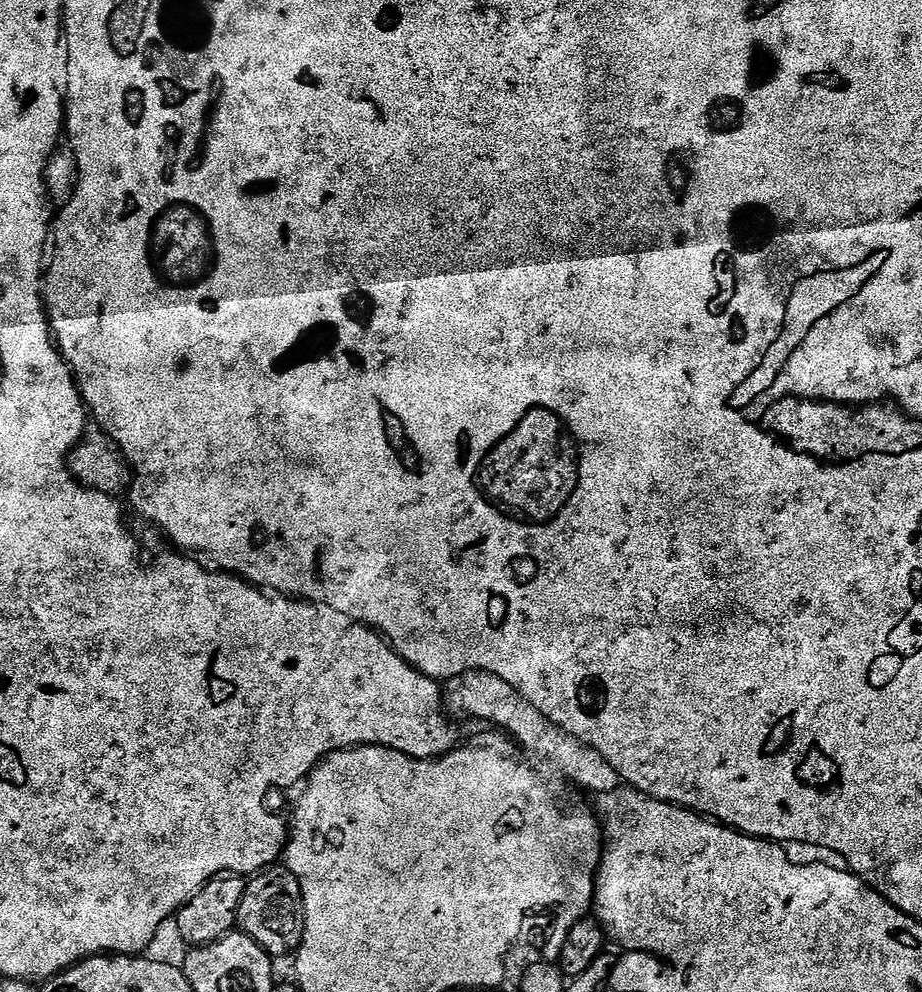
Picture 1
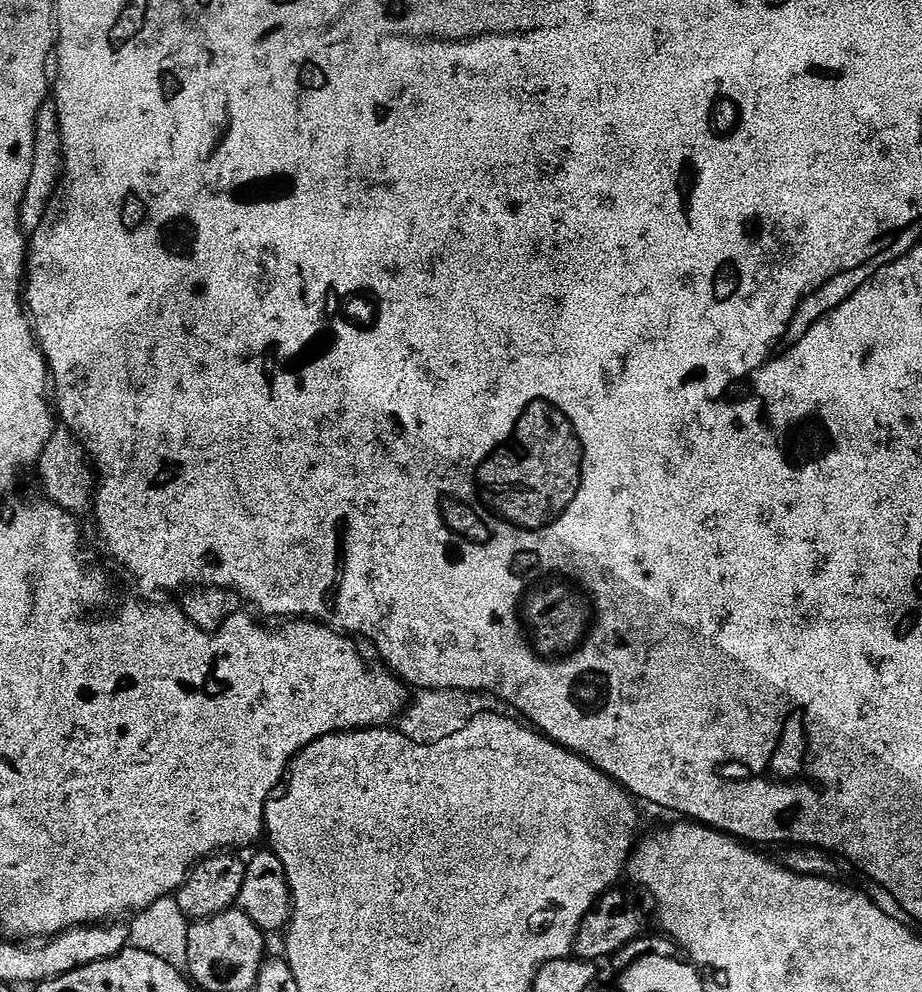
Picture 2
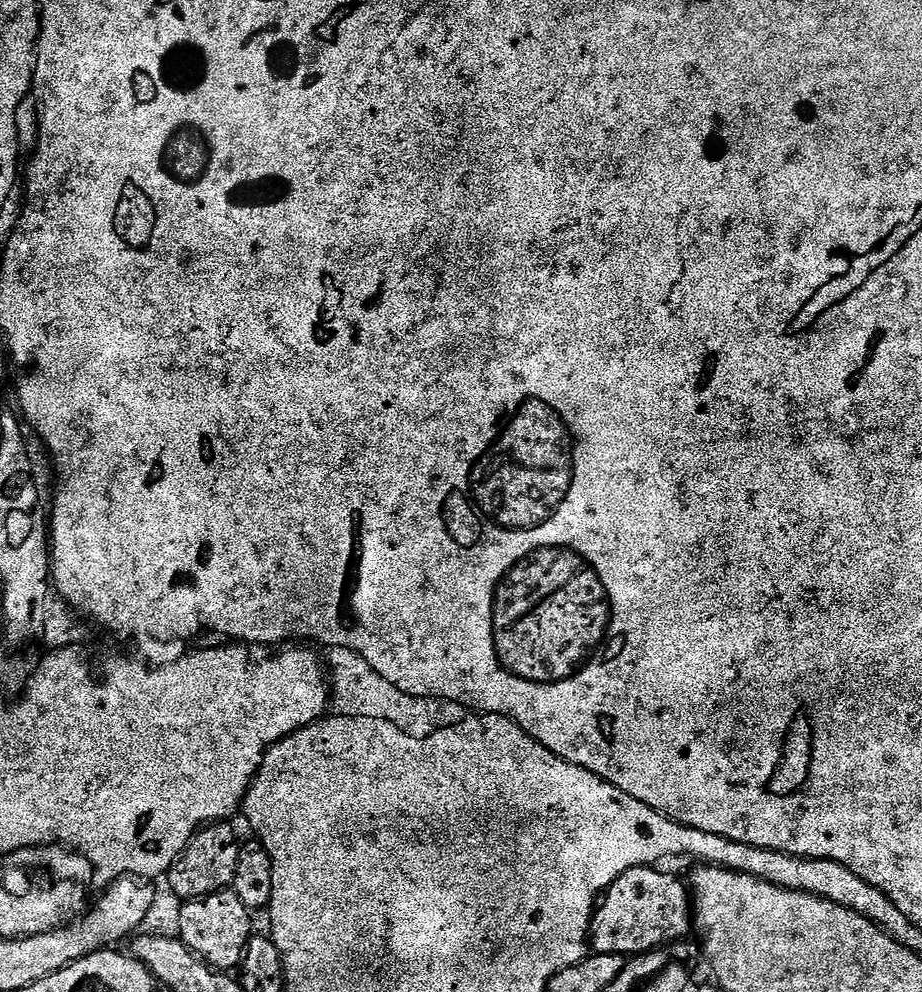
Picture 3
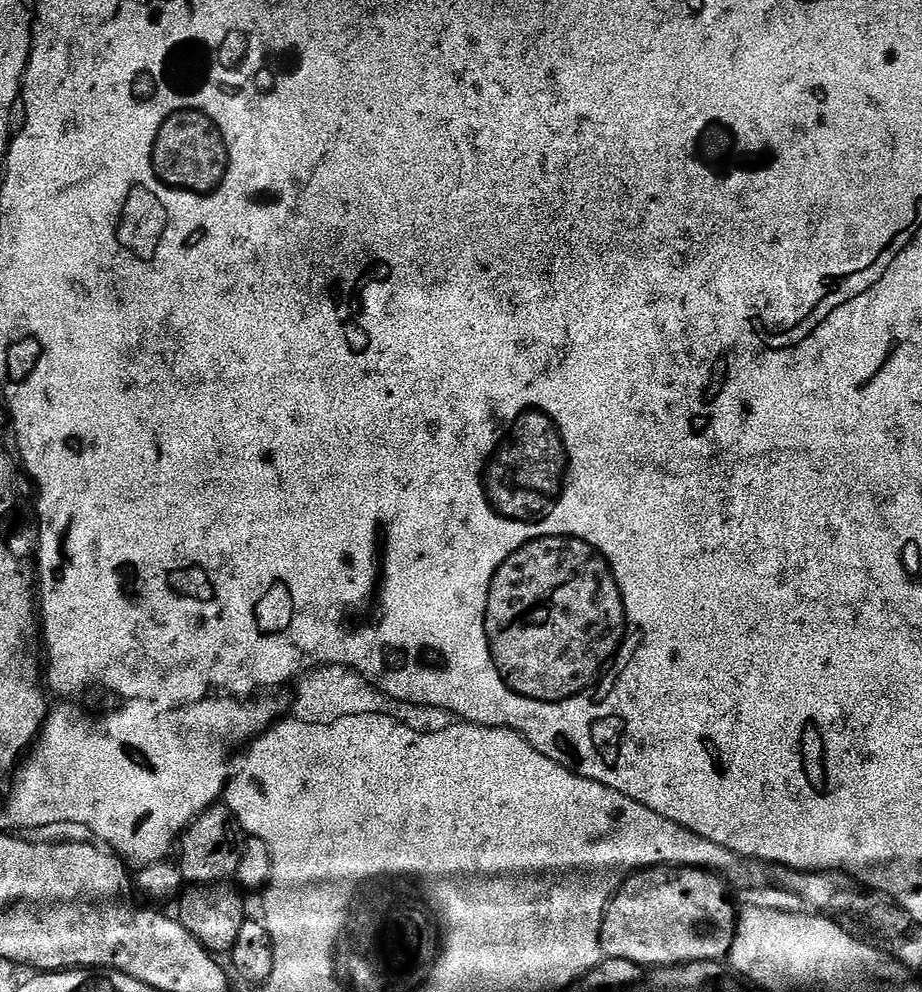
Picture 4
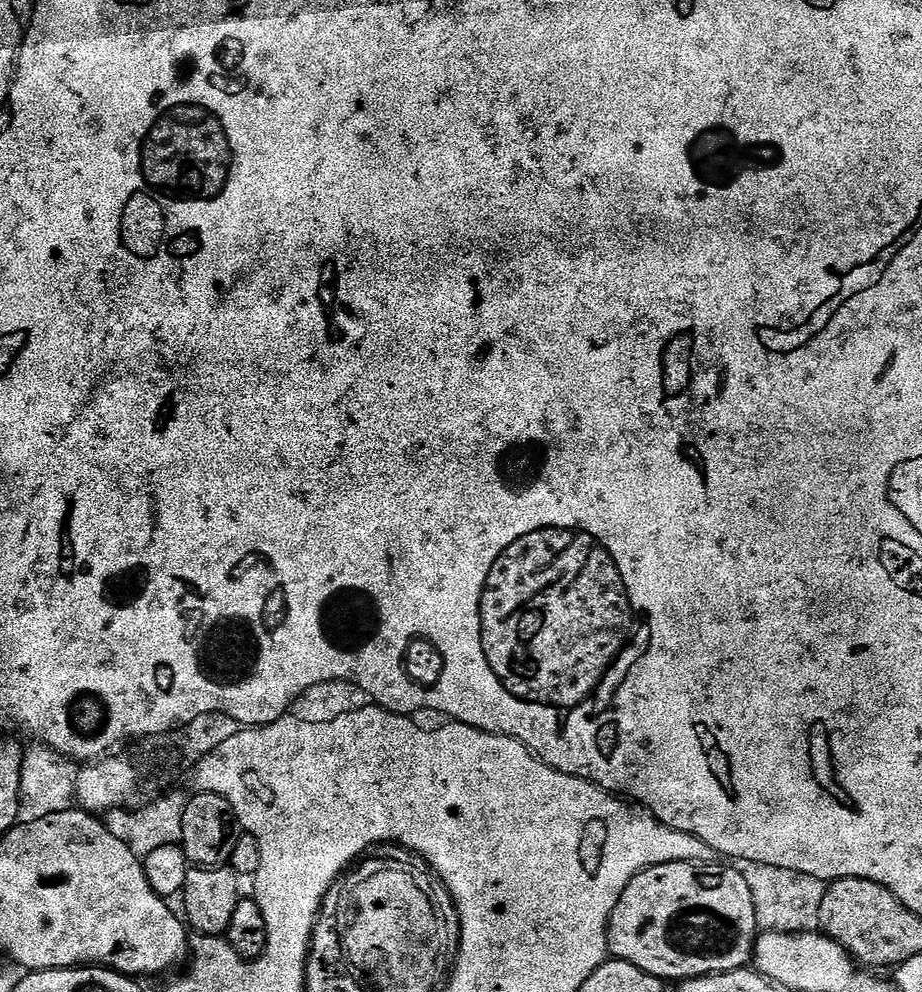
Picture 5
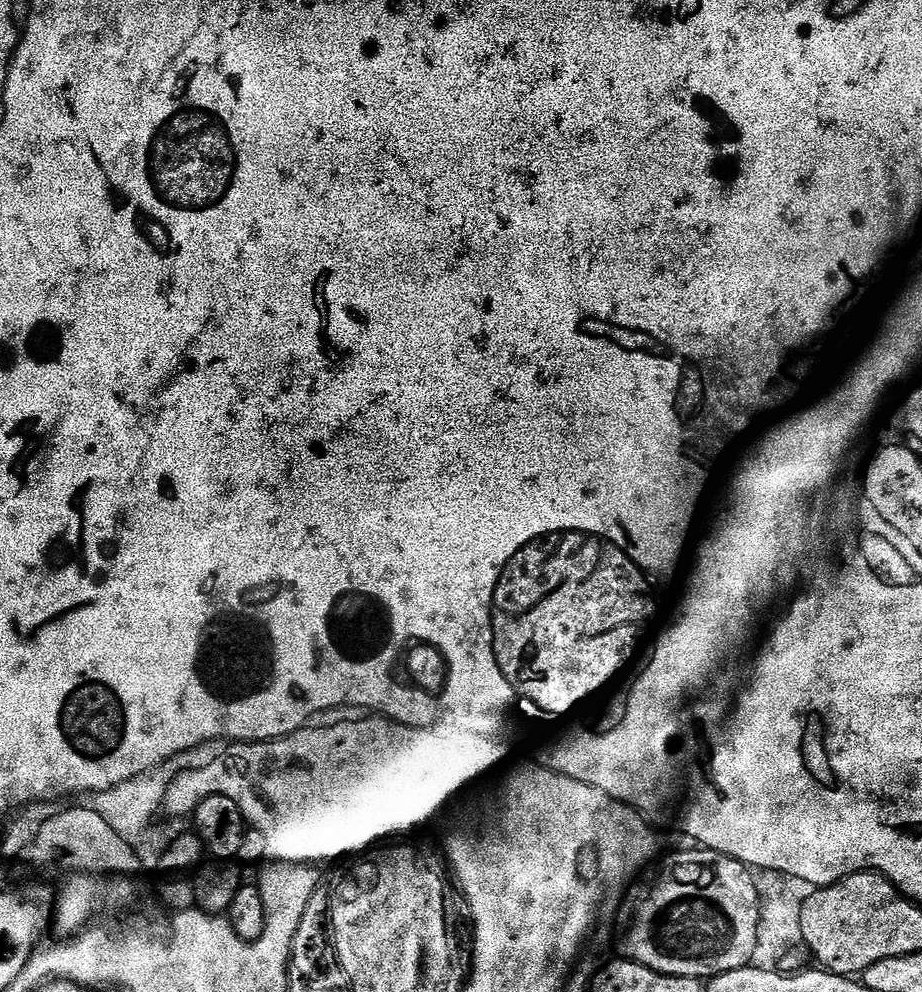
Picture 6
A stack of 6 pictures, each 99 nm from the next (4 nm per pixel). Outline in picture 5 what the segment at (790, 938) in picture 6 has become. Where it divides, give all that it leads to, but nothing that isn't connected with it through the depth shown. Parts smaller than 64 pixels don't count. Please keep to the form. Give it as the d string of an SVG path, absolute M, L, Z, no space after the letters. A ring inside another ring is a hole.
M736 859L732 866L739 870L753 895L755 918L763 931L817 932L820 929L822 901L827 885L825 881L796 870L783 870L778 866Z

